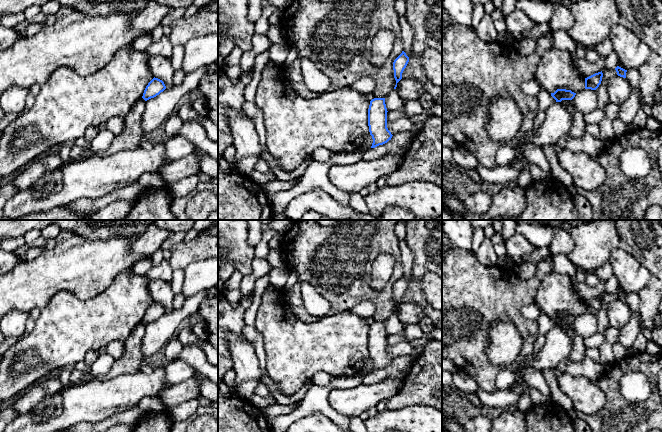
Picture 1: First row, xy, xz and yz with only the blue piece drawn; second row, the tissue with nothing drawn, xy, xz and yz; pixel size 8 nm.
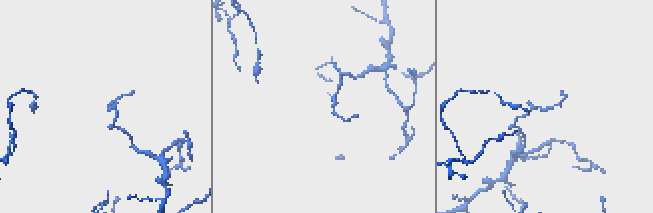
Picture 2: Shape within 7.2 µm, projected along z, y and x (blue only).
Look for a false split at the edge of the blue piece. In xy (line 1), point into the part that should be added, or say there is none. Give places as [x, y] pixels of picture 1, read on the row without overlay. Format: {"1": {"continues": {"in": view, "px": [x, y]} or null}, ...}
{"1": {"continues": null}}

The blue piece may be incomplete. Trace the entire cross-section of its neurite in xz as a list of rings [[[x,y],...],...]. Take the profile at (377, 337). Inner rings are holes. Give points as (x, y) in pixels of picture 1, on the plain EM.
[[[374,322],[368,333],[368,350],[373,367],[371,372],[387,367],[392,362],[387,352],[387,332],[385,322]]]

